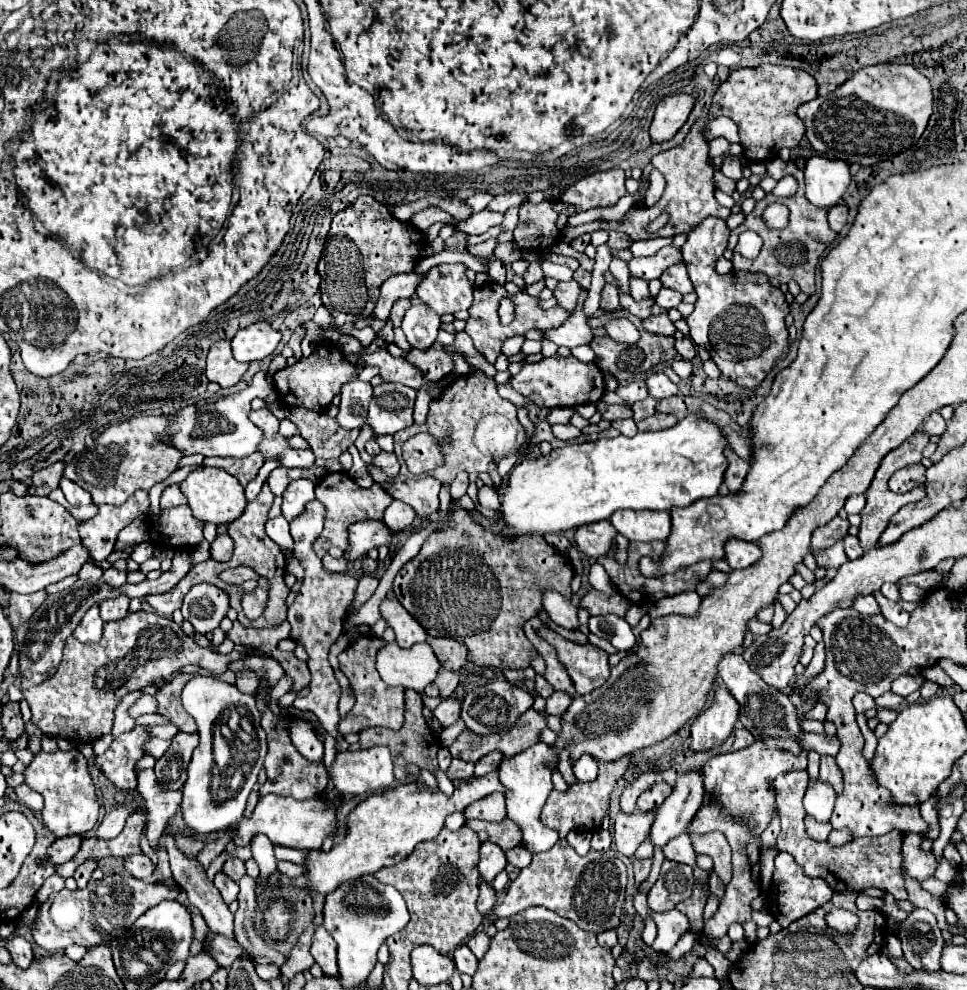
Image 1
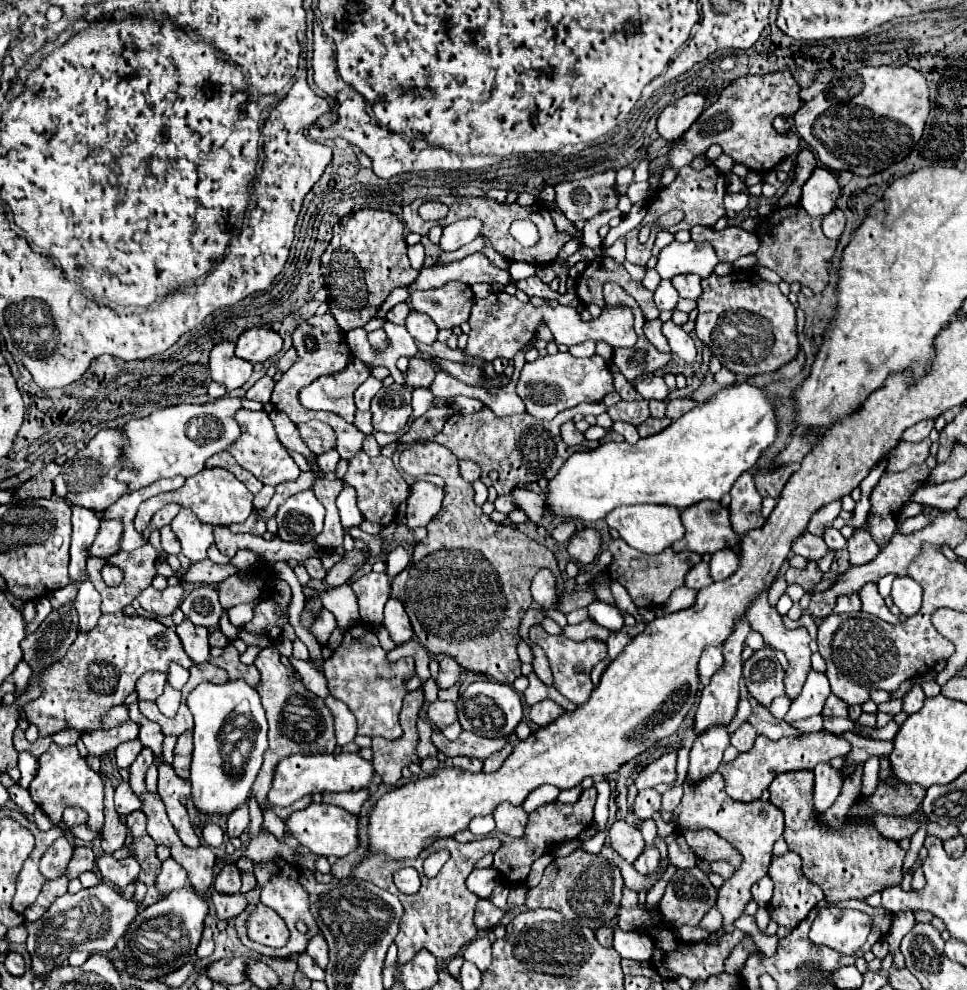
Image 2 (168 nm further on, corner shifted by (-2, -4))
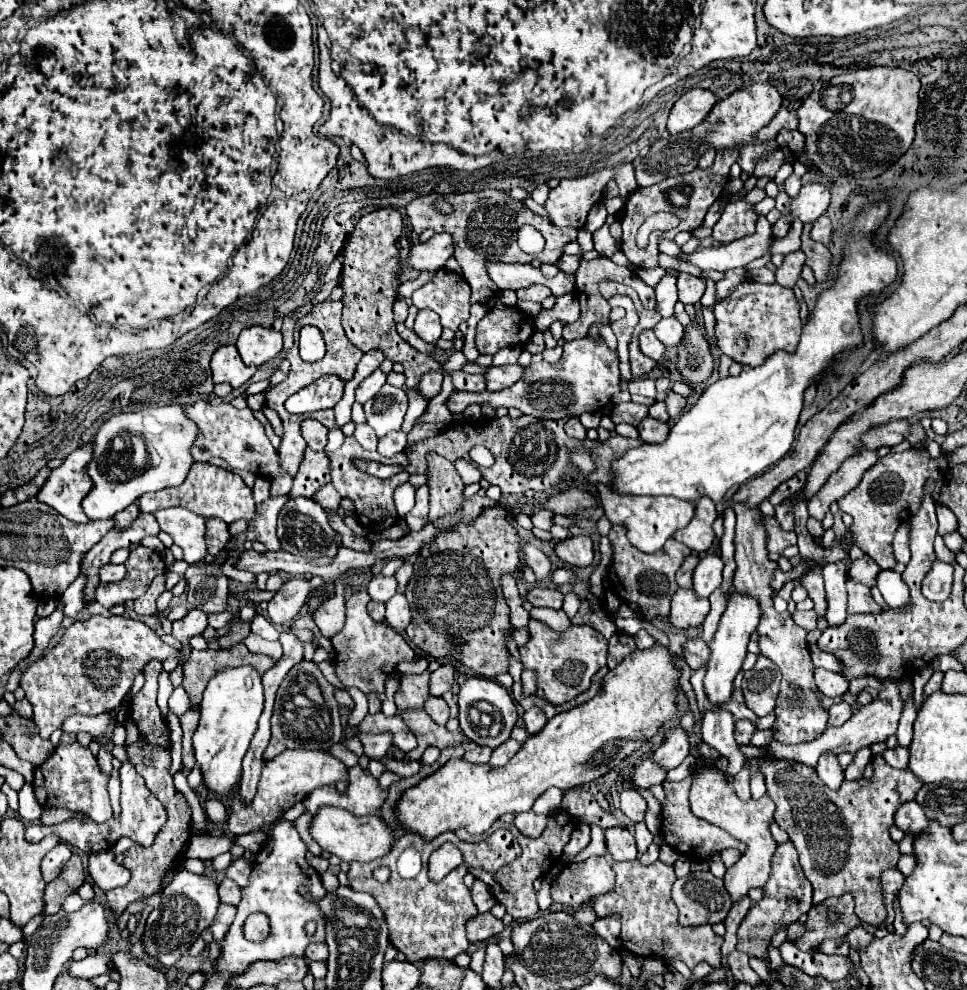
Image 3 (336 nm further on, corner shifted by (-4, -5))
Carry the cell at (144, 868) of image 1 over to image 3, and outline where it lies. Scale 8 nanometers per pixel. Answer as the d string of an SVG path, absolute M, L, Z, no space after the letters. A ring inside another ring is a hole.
M111 850L97 852L89 856L89 874L93 882L103 890L113 890L129 882L129 870L125 864L117 864L115 854Z

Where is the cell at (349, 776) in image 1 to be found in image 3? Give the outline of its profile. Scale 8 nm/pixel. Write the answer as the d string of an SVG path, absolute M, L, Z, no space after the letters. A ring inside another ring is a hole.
M285 750L281 752L281 756L275 756L273 760L265 762L253 804L249 806L241 804L239 794L235 794L235 800L231 804L231 816L227 818L227 828L231 834L239 836L263 824L273 824L277 822L277 816L283 816L285 810L289 810L299 800L305 800L315 788L321 788L321 786L337 786L337 790L343 792L349 786L347 772L349 768L329 752Z

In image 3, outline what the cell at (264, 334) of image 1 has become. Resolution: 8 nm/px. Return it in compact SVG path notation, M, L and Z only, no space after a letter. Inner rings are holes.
M251 326L239 334L239 340L235 346L247 366L249 364L261 366L281 352L283 338L281 338L281 332L275 332L271 328Z

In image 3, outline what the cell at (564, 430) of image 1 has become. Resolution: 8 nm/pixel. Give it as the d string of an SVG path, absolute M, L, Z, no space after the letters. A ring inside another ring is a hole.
M569 418L567 424L565 424L565 432L567 432L571 438L585 440L585 428L583 428L583 424L579 422L579 418Z

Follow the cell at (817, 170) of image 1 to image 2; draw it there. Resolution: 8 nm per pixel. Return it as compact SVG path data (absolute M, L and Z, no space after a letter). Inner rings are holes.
M815 169L813 175L805 181L801 193L801 207L813 217L825 217L835 209L835 201L841 189L837 179L827 169Z

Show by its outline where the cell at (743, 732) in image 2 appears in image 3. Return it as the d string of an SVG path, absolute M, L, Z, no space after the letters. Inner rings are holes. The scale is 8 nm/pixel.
M737 720L735 722L735 740L737 740L737 744L741 744L741 746L751 744L753 734L755 734L755 724L753 722L749 722L749 720Z

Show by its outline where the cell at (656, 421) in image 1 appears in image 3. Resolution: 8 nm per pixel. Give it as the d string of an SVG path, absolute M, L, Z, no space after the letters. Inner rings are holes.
M647 416L645 420L641 420L637 430L639 430L639 436L641 436L643 442L657 444L657 442L663 442L667 438L669 422L661 422L661 420L655 420L655 418Z

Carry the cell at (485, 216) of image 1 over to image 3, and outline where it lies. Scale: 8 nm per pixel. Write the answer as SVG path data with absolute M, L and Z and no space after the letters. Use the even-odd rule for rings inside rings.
M449 232L435 234L429 242L413 244L409 266L415 270L439 270L445 266L445 262L453 256L455 242Z

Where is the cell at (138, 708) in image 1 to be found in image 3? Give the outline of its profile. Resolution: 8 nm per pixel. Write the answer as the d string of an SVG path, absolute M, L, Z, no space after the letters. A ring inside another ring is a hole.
M105 712L99 716L71 716L63 722L63 732L89 732L93 738L103 736L113 722L113 712Z

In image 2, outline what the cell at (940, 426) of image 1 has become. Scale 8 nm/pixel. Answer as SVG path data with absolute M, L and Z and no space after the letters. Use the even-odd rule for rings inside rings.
M925 419L925 421L919 421L917 425L909 427L903 435L901 435L901 441L911 441L911 443L917 443L921 439L925 439L929 435L929 431L933 429L933 419Z

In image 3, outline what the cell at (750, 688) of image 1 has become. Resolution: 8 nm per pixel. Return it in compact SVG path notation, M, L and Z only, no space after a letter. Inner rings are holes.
M691 638L683 644L683 658L685 662L689 664L691 670L699 670L699 668L705 668L707 662L709 662L709 656L711 656L711 648L707 642L703 642L701 638Z

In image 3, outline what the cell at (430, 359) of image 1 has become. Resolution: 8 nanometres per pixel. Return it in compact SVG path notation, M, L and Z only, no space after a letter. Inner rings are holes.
M519 364L511 366L491 366L485 370L483 378L489 392L499 392L505 388L511 388L523 374L523 368Z

